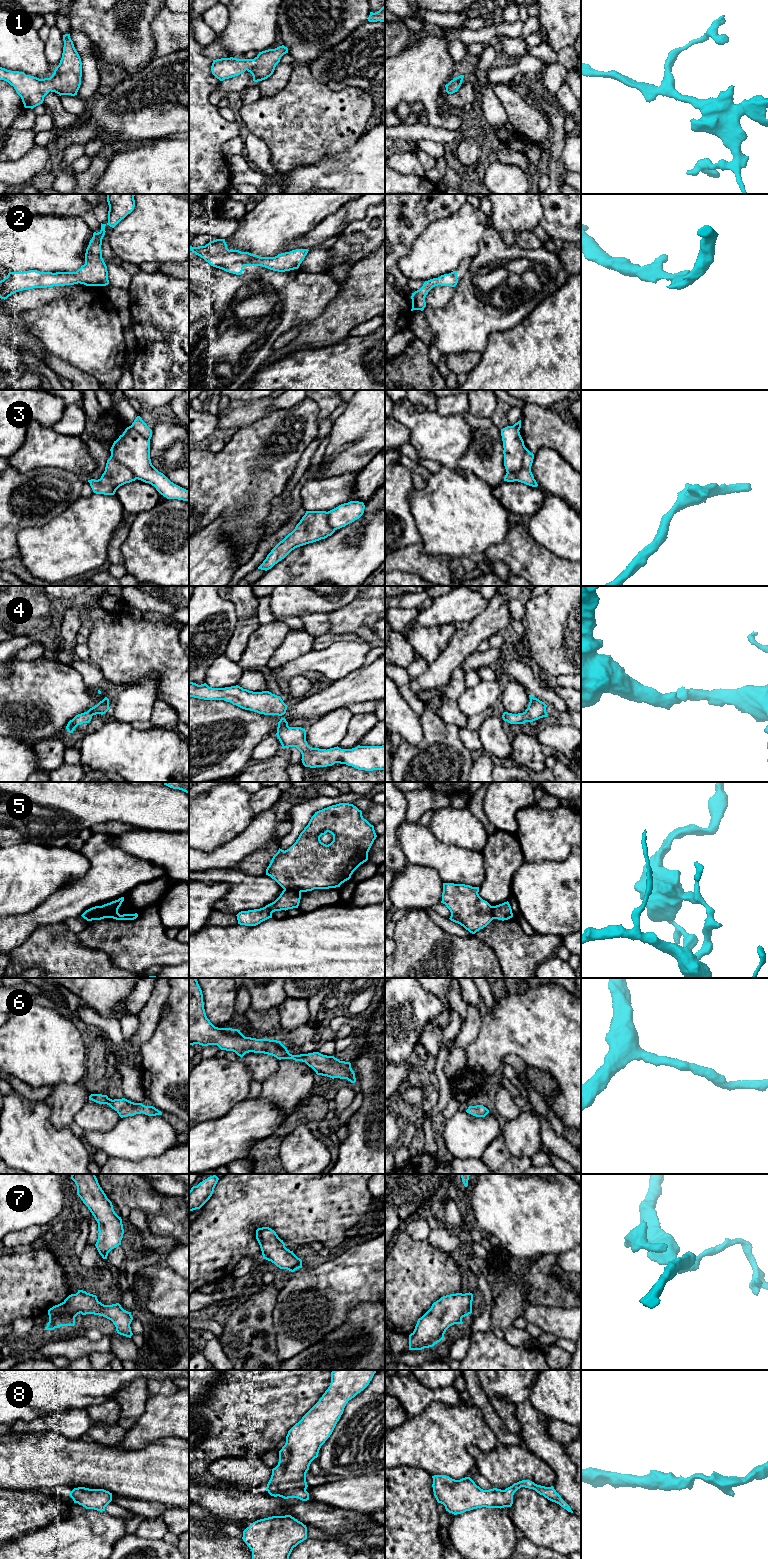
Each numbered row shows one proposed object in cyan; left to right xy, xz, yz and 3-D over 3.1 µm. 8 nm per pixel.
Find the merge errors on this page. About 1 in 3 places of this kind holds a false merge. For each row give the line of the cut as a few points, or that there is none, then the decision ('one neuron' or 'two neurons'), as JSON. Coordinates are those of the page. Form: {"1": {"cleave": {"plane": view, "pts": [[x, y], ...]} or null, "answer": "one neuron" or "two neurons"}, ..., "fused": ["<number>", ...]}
{"1": {"cleave": null, "answer": "one neuron"}, "2": {"cleave": null, "answer": "one neuron"}, "3": {"cleave": {"plane": "yz", "pts": [[526, 448], [523, 454], [522, 466], [516, 471], [507, 473]]}, "answer": "two neurons"}, "4": {"cleave": null, "answer": "one neuron"}, "5": {"cleave": {"plane": "xz", "pts": [[284, 889], [296, 889], [300, 892]]}, "answer": "two neurons"}, "6": {"cleave": null, "answer": "one neuron"}, "7": {"cleave": null, "answer": "one neuron"}, "8": {"cleave": null, "answer": "one neuron"}, "fused": ["3", "5"]}

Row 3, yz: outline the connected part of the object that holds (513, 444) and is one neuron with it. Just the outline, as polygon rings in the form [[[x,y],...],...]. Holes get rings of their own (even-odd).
[[[514,426],[501,429],[503,441],[504,466],[507,473],[517,472],[522,467],[526,447],[520,432]]]

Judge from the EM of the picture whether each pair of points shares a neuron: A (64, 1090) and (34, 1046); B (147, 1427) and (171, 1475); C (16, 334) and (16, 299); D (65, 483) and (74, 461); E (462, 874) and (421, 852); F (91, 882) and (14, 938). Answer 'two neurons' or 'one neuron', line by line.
A: two neurons
B: two neurons
C: two neurons
D: two neurons
E: one neuron
F: one neuron

